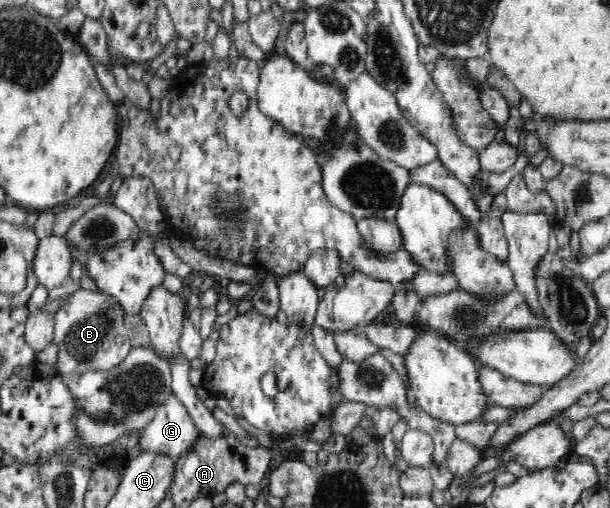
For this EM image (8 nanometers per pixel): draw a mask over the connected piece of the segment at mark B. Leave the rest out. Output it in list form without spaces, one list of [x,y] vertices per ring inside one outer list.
[[[99,287],[95,292],[79,288],[61,300],[63,304],[52,313],[58,372],[67,374],[87,369],[109,369],[126,360],[132,344],[121,300]]]

